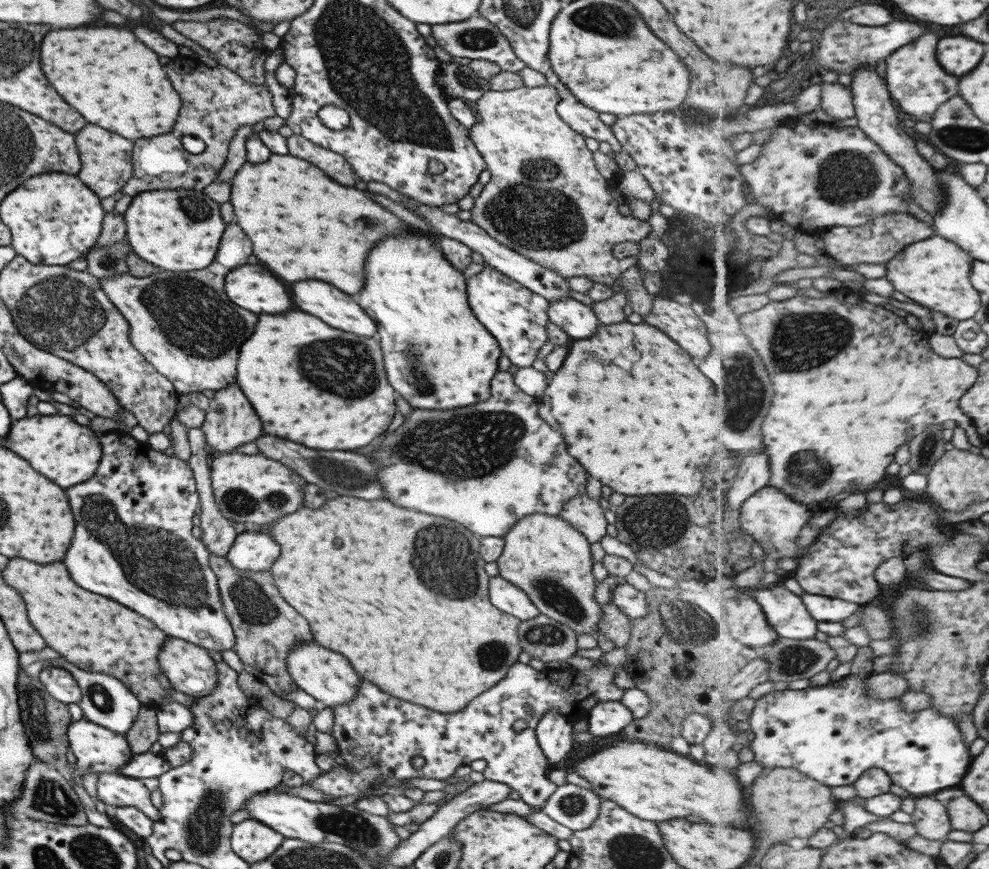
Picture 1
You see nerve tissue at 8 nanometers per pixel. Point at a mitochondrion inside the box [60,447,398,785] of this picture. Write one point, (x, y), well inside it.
(160, 563)

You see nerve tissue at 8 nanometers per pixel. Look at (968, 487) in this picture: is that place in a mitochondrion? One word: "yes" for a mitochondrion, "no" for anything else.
no

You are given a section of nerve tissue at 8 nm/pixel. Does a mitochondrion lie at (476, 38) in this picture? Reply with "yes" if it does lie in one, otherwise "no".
yes

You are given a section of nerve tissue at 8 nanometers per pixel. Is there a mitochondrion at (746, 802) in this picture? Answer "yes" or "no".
no

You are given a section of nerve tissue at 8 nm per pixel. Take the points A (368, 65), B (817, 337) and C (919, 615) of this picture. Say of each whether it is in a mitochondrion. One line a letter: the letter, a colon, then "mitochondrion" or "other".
A: mitochondrion
B: mitochondrion
C: mitochondrion

